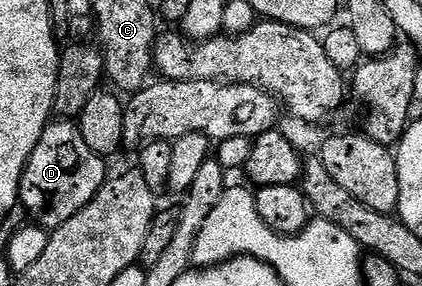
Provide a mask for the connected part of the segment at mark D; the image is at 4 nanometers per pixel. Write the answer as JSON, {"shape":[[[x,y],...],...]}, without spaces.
{"shape":[[[54,120],[43,131],[39,143],[35,143],[35,151],[31,151],[31,159],[27,159],[27,167],[21,176],[20,204],[23,209],[25,205],[26,211],[33,216],[30,218],[42,229],[46,231],[58,229],[60,225],[67,223],[67,219],[79,215],[79,211],[83,211],[83,207],[87,207],[87,203],[91,203],[95,199],[97,192],[105,188],[107,180],[105,165],[103,158],[95,155],[95,151],[91,151],[91,147],[87,147],[87,143],[83,143],[83,135],[72,120]]]}

